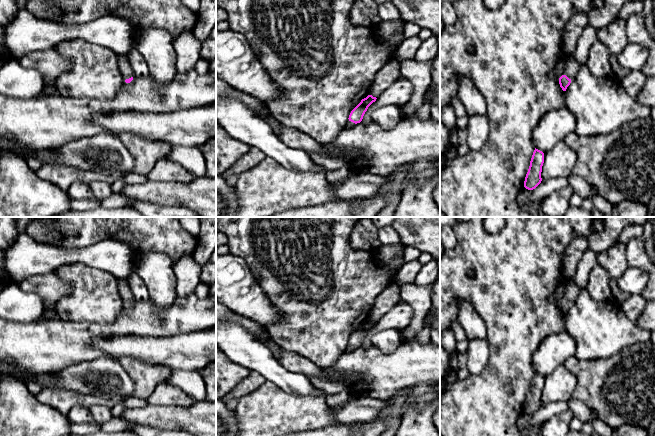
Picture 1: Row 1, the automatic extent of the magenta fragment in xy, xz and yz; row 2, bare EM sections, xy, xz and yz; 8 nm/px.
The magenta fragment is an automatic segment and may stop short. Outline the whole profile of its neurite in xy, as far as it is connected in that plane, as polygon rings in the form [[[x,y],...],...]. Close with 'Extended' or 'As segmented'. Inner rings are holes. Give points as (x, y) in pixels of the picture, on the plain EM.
[[[126,279],[118,280],[118,288],[121,295],[121,298],[126,307],[130,307],[133,304],[133,294],[129,288],[129,284]]]. Extended

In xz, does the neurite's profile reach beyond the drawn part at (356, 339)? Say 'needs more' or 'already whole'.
needs more

